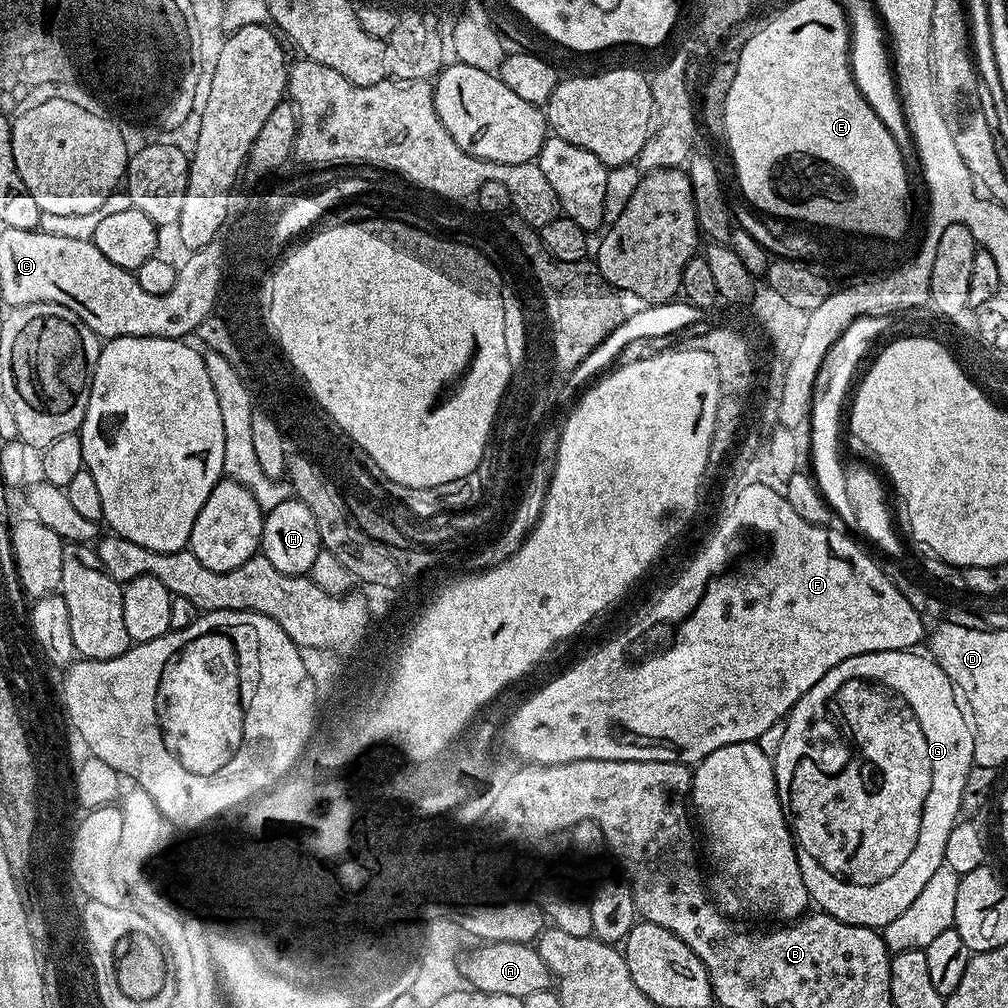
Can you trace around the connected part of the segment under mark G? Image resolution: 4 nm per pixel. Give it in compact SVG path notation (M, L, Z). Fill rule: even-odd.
M916 650L871 652L846 658L846 662L834 666L834 670L824 675L788 713L776 756L774 752L776 792L786 805L786 819L811 903L827 916L854 926L884 929L887 924L894 922L894 918L898 918L898 914L902 914L902 910L908 909L918 894L922 894L934 870L945 864L946 838L950 838L950 830L961 819L962 786L966 786L966 774L974 766L972 726L958 699L957 689L935 660L927 655L919 656L918 653Z

